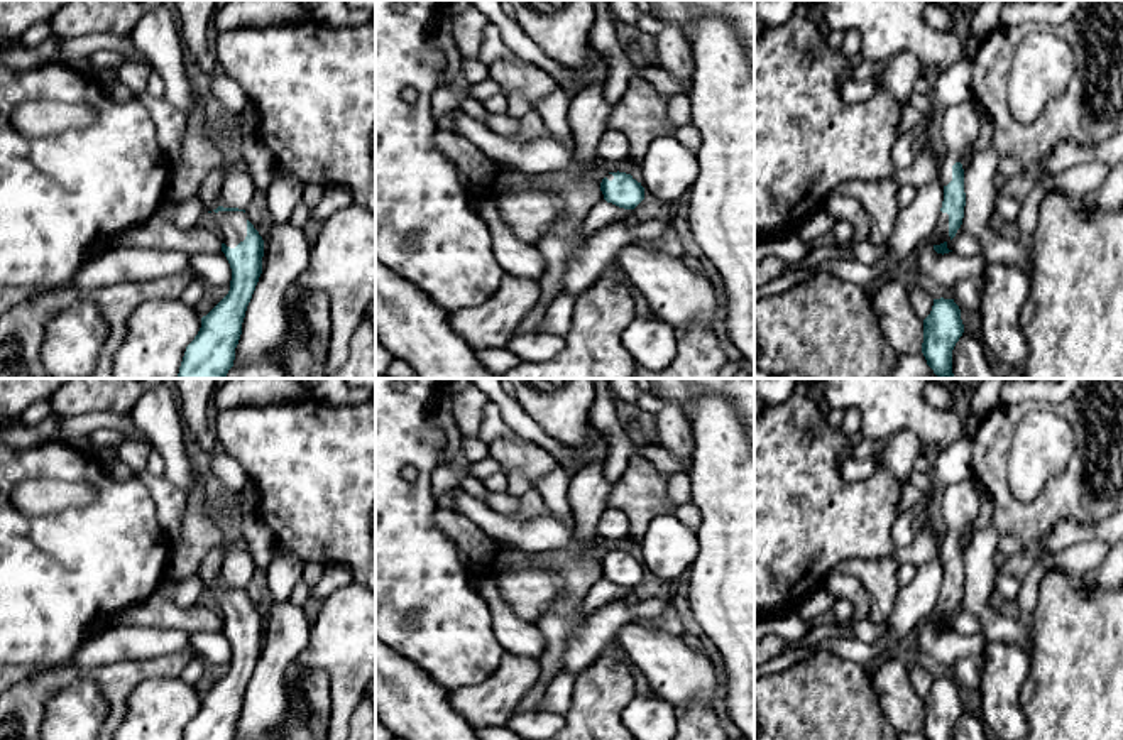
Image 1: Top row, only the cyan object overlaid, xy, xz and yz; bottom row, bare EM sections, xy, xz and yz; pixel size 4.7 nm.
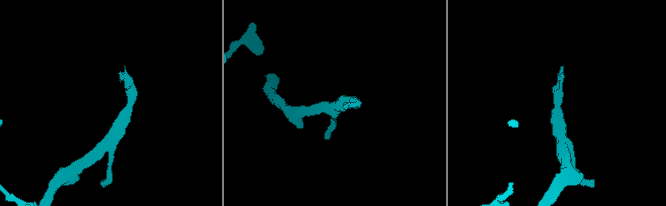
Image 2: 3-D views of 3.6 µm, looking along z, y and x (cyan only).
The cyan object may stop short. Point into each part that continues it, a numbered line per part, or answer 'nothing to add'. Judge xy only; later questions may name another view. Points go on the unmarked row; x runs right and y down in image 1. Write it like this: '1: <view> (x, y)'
1: xy (232, 603)

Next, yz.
1: yz (941, 612)

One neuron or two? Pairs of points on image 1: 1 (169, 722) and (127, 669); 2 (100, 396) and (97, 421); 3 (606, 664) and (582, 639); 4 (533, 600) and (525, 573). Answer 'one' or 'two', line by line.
1: two
2: two
3: two
4: one

